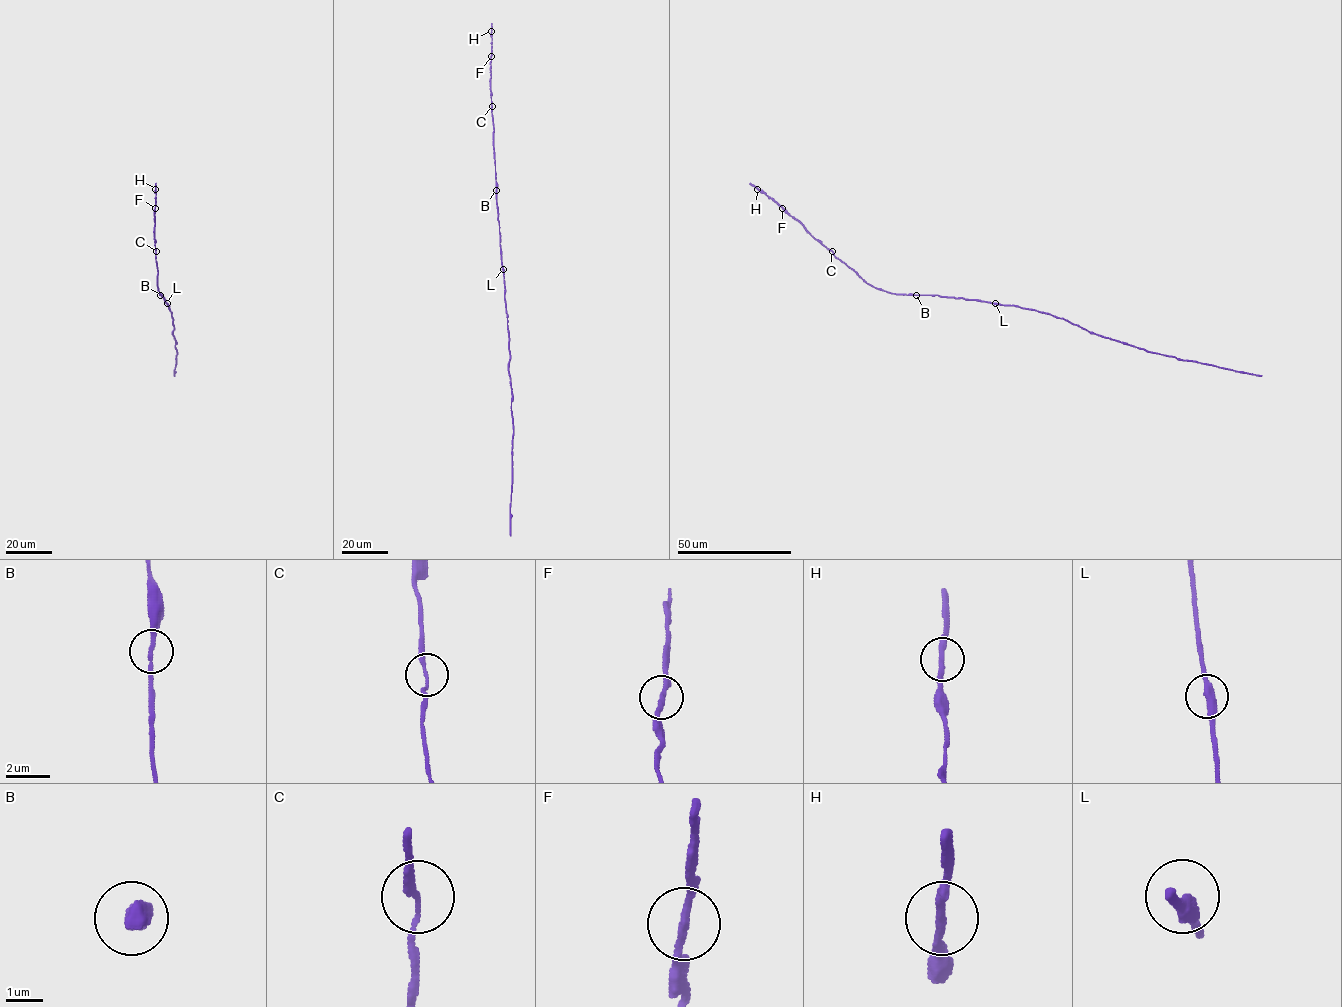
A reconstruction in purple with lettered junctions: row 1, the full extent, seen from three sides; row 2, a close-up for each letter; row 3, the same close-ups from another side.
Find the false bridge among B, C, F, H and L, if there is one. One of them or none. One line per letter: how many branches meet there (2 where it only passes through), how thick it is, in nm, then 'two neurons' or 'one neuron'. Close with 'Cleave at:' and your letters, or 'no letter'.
B: branches 2; calibre 200 nm; one neuron
C: branches 2; calibre 140 nm; one neuron
F: branches 2; calibre 220 nm; one neuron
H: branches 2; calibre 240 nm; one neuron
L: branches 2; calibre 420 nm; one neuron
Cleave at: no letter

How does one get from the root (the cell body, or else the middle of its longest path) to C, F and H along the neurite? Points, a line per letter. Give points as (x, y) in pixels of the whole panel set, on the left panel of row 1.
C: (167, 304), (158, 291), (156, 250)
F: (167, 304), (157, 287), (154, 208)
H: (167, 304), (157, 287), (155, 189)

